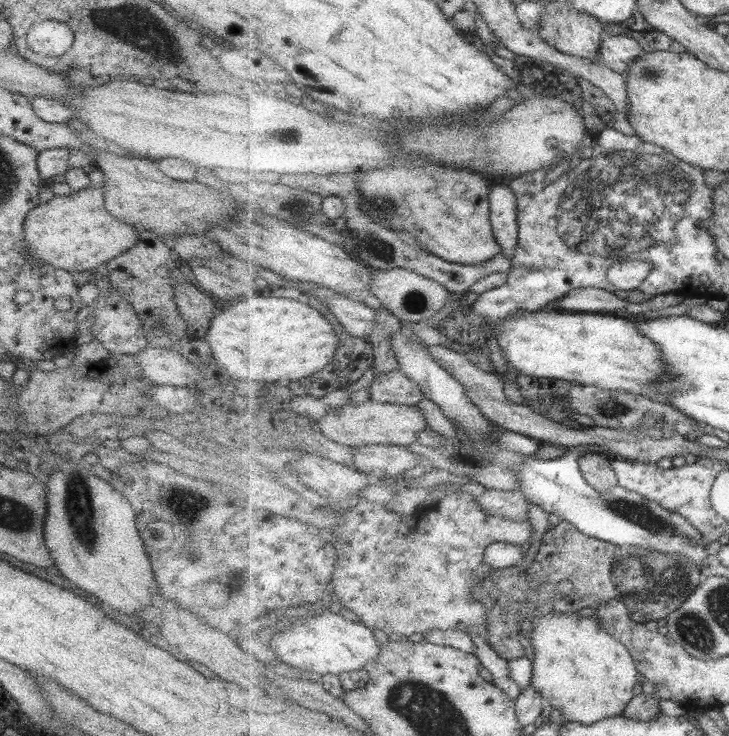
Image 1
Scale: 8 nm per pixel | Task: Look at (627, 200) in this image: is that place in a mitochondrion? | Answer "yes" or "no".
yes

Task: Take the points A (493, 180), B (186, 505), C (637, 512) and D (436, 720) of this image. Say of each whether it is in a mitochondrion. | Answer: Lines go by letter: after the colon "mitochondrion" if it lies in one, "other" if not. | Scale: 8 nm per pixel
A: other
B: mitochondrion
C: mitochondrion
D: mitochondrion

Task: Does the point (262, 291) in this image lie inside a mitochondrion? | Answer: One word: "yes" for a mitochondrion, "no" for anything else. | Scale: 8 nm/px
no

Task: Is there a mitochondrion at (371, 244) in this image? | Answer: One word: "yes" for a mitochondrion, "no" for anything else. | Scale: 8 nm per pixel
yes

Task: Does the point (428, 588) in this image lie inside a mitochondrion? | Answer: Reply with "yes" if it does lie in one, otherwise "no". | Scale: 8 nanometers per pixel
yes

